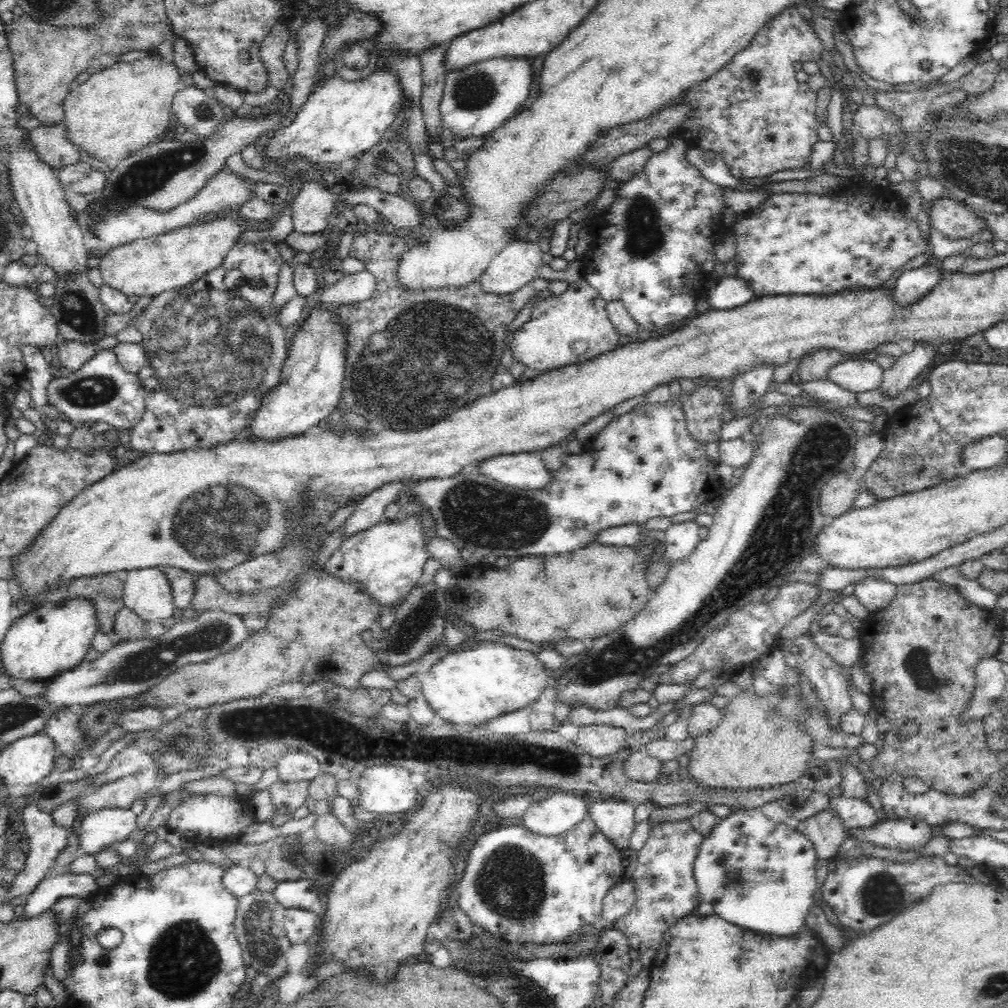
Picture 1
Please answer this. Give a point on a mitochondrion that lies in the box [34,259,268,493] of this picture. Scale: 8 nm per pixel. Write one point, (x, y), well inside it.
(97, 390)

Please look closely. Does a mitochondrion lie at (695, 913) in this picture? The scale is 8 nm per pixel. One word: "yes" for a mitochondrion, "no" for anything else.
no

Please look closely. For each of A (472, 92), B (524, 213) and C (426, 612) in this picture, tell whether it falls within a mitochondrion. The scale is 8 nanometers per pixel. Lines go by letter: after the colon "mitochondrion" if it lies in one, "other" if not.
A: mitochondrion
B: other
C: mitochondrion

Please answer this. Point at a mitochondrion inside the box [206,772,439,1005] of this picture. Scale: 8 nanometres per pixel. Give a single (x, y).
(262, 942)

